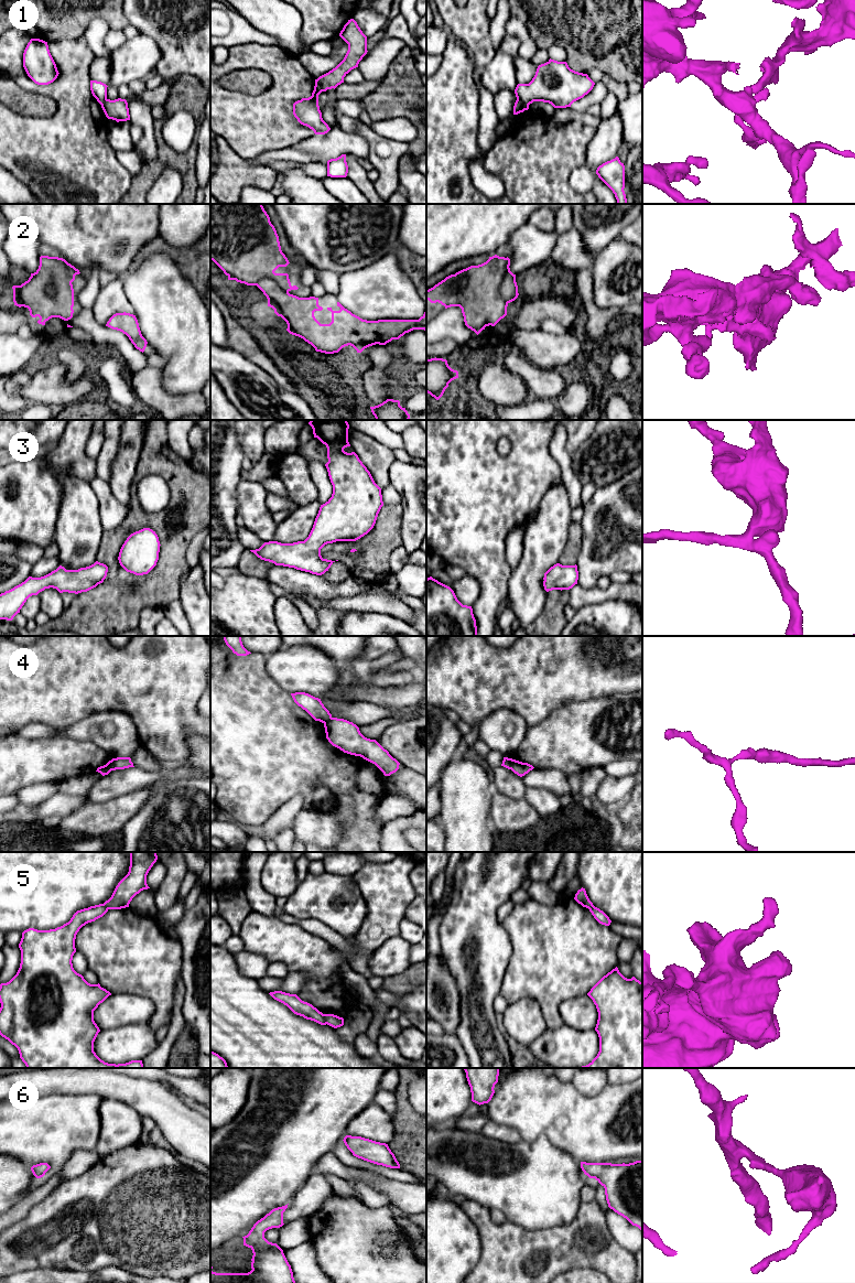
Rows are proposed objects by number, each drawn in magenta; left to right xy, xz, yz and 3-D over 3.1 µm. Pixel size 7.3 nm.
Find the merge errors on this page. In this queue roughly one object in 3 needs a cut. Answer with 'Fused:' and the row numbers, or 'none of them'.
Fused: 1, 4, 5

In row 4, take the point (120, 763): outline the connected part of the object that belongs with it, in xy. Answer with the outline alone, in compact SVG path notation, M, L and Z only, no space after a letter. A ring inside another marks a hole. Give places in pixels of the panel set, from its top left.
M117 757L112 758L111 770L125 769L129 767L134 767L130 757Z

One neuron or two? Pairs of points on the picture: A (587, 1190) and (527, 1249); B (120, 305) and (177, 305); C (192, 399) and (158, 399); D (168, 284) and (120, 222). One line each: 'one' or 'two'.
A: two
B: two
C: one
D: two

